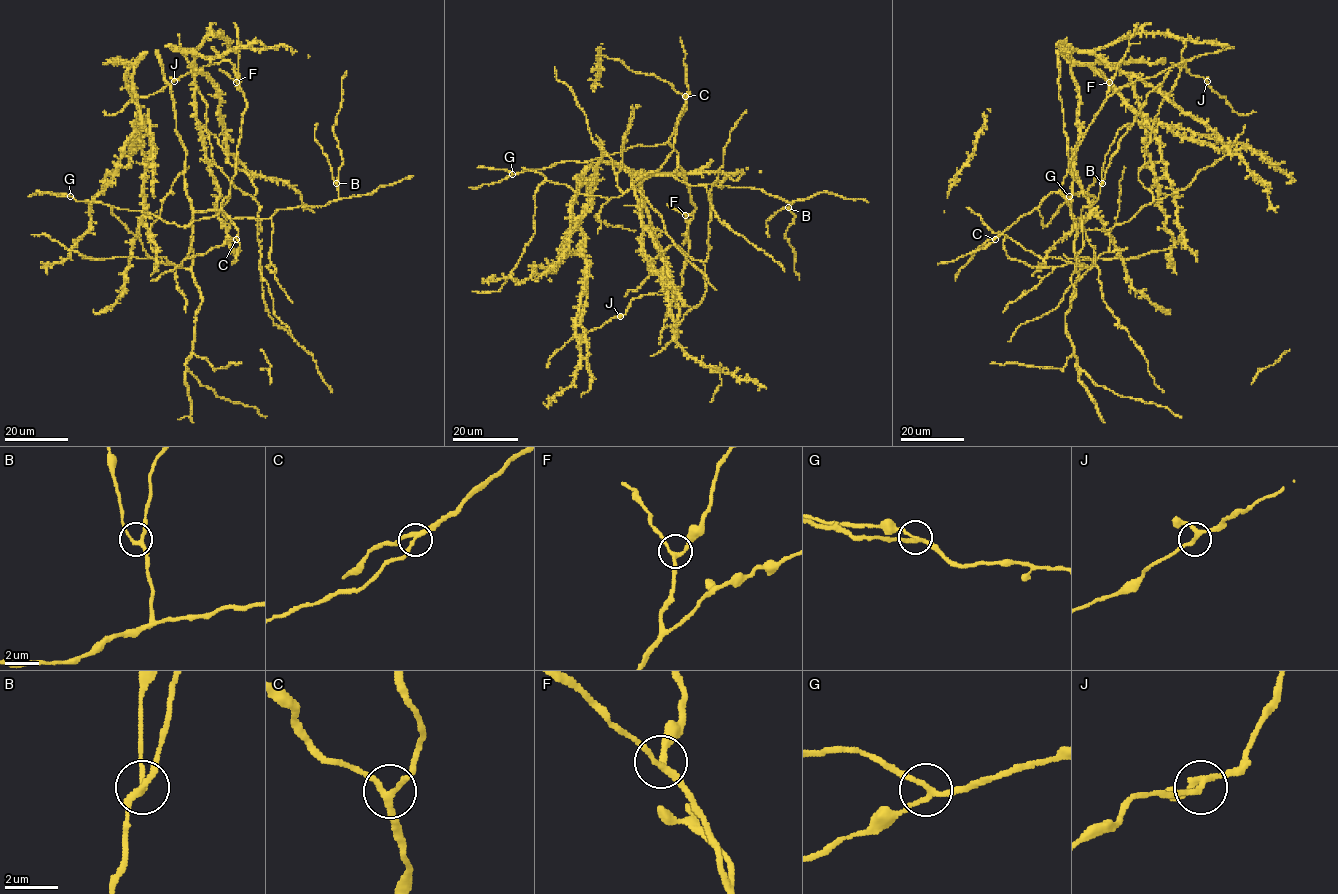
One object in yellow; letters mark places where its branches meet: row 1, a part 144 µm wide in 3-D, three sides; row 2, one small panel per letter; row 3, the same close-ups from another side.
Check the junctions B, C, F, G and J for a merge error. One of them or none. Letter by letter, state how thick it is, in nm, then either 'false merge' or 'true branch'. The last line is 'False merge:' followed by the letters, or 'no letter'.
B: calibre 200 nm; true branch
C: calibre 220 nm; true branch
F: calibre 200 nm; true branch
G: calibre 190 nm; true branch
J: calibre 200 nm; true branch
False merge: no letter

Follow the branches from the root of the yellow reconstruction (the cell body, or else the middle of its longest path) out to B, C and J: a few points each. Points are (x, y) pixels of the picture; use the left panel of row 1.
B: (192, 219), (195, 211), (219, 210), (226, 218), (262, 220), (279, 209), (325, 206), (338, 198), (336, 183)
C: (192, 219), (195, 211), (219, 210), (230, 192), (221, 208), (237, 228), (236, 239)
J: (192, 219), (195, 211), (219, 210), (227, 200), (246, 102), (229, 61), (203, 66), (174, 81)

